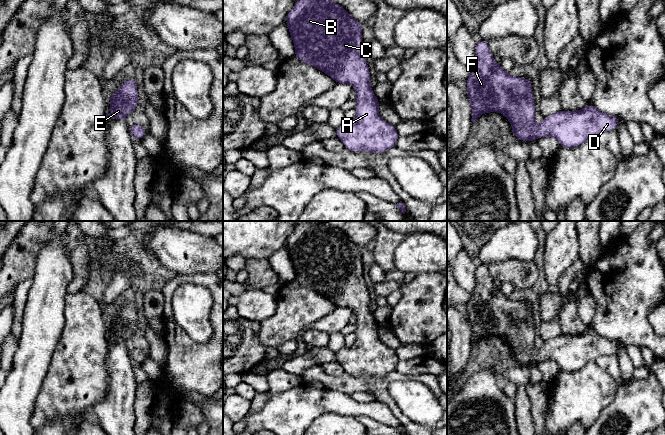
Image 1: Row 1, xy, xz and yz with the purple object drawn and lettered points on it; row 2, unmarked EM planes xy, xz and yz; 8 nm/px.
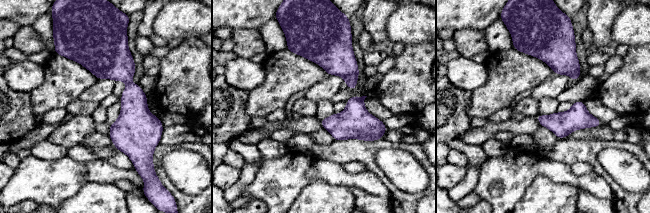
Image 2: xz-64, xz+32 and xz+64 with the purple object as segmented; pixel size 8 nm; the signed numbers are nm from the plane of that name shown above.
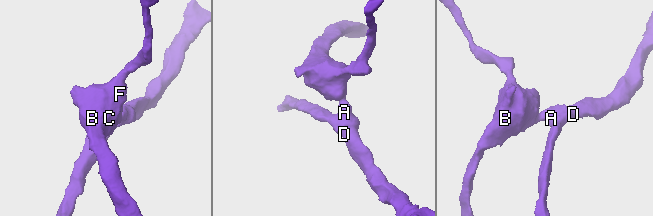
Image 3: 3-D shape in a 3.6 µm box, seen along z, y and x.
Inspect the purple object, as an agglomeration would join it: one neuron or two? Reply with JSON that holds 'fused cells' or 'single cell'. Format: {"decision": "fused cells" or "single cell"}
{"decision": "single cell"}

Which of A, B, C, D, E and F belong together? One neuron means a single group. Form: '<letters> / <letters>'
A B C D E F

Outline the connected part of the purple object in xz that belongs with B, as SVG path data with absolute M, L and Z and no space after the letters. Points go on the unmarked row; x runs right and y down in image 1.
M301 221L286 241L291 262L295 269L295 282L310 288L329 299L336 307L353 310L356 317L356 340L349 347L336 352L337 361L348 374L368 375L371 378L385 376L396 370L399 358L395 350L385 346L378 337L380 325L370 312L370 296L363 278L362 247L328 221L313 223Z

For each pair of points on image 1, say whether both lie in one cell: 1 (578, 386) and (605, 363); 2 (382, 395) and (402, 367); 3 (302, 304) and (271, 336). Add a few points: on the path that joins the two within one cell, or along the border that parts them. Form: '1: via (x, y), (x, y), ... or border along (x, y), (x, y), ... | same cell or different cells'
1: border along (595, 361), (619, 381) | different cells
2: border along (395, 370), (406, 374), (421, 374) | different cells
3: via (294, 312), (279, 328) | same cell

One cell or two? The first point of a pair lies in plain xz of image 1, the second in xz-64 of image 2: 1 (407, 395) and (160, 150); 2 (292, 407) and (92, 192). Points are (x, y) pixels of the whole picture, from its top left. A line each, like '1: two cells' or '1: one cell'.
1: two cells
2: two cells

